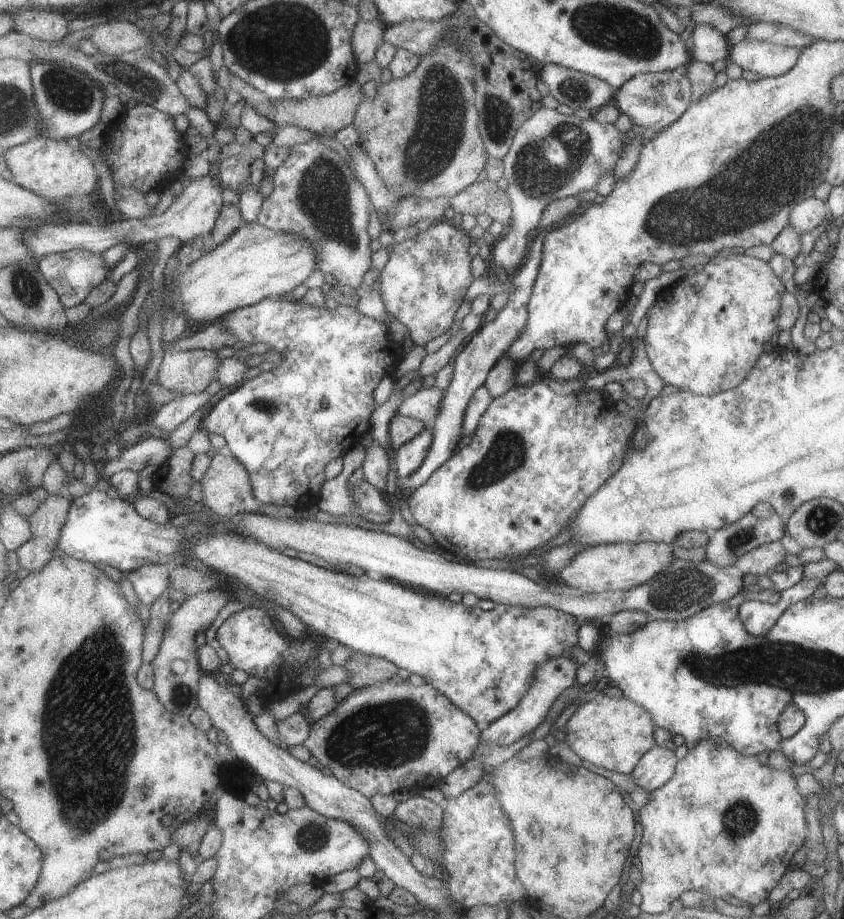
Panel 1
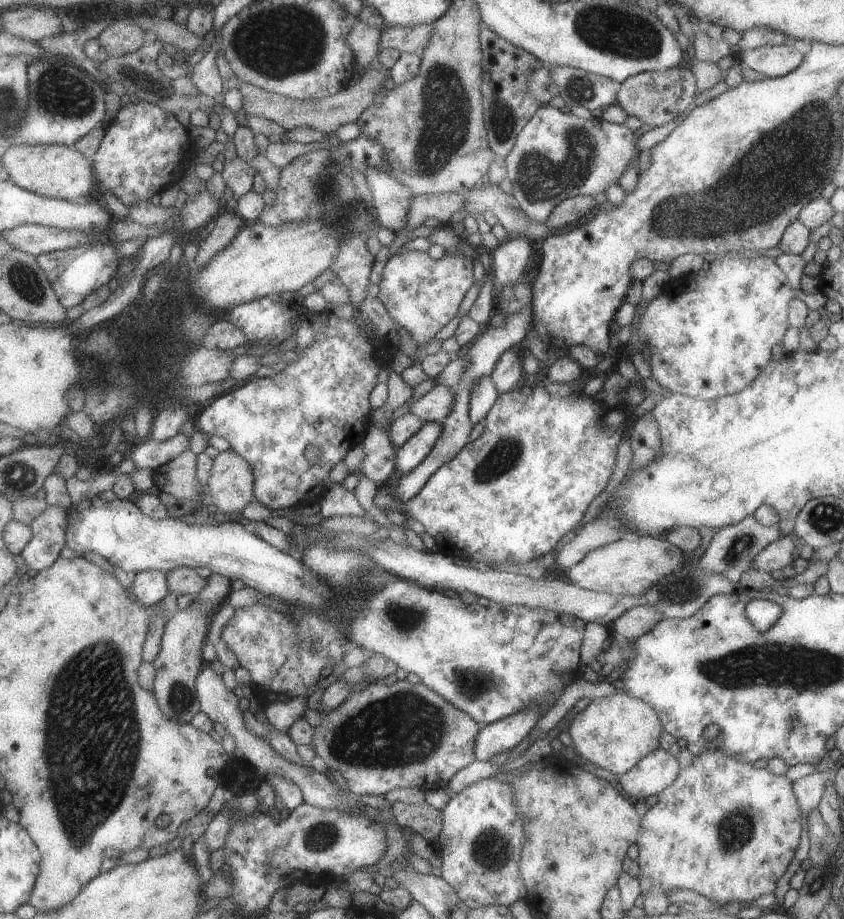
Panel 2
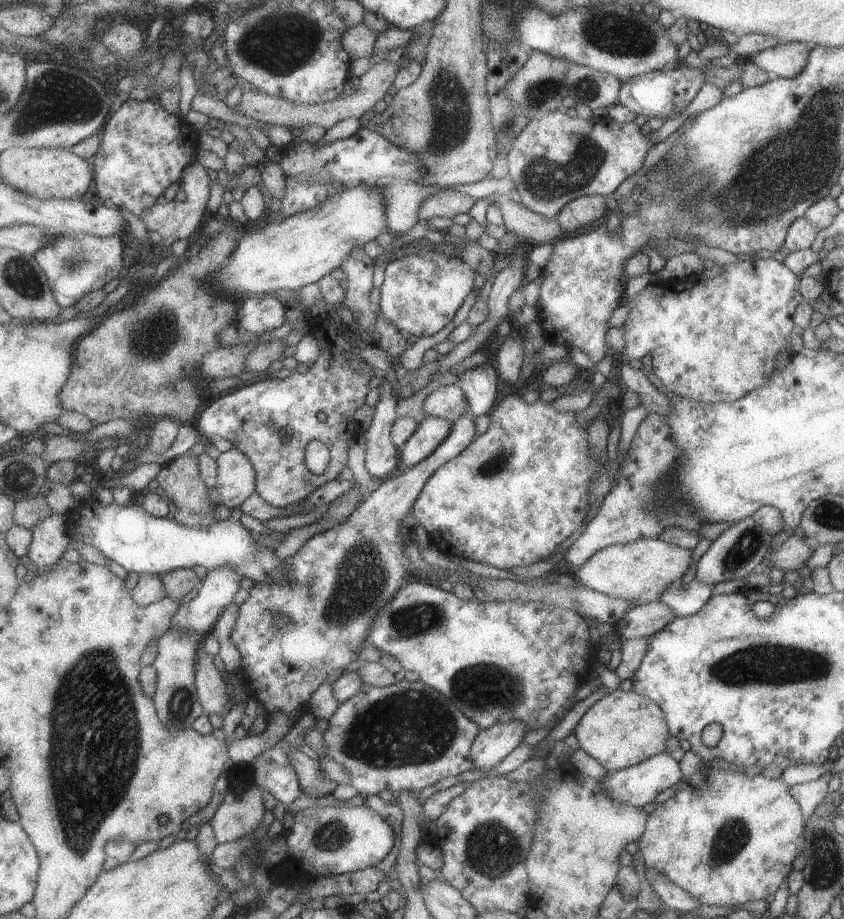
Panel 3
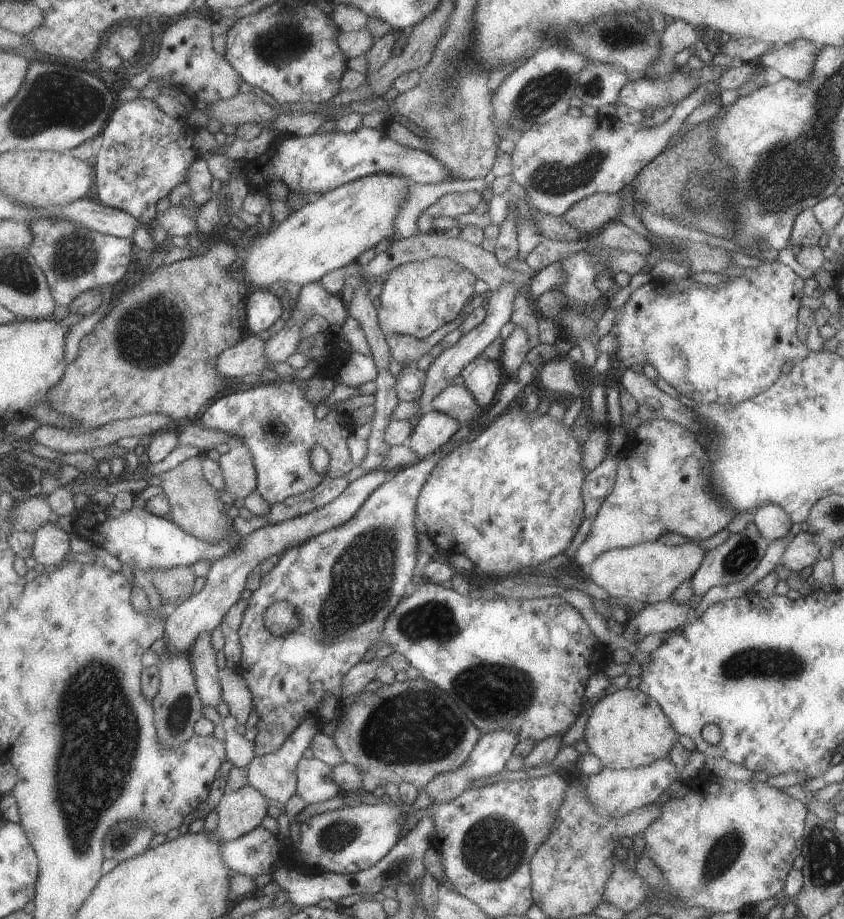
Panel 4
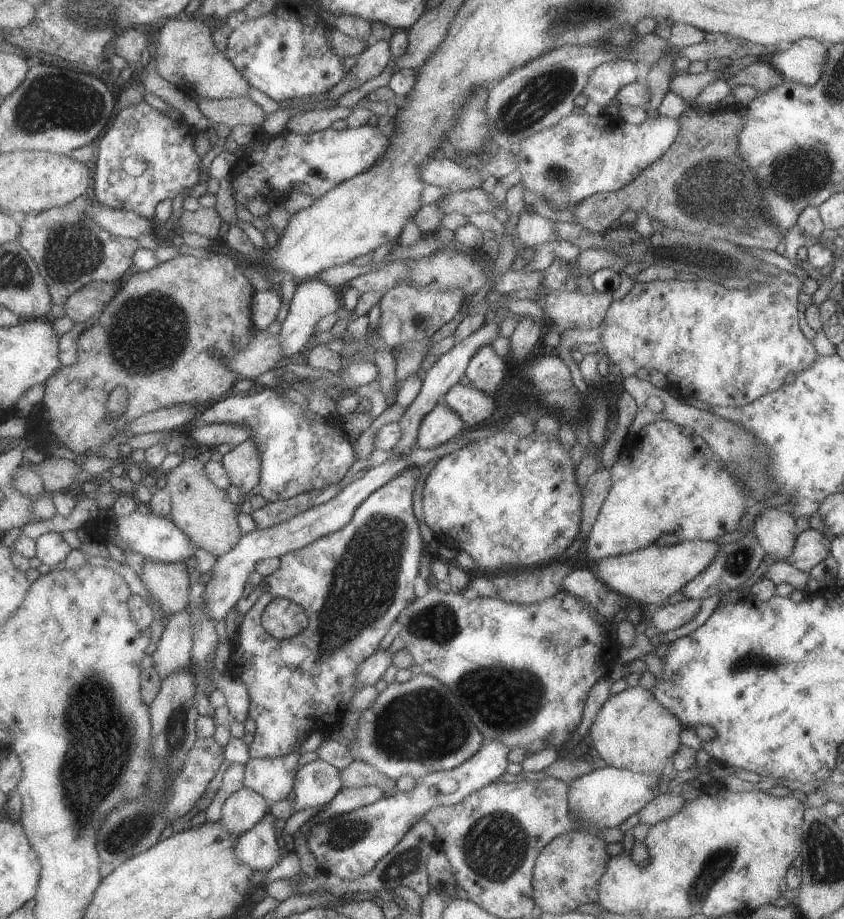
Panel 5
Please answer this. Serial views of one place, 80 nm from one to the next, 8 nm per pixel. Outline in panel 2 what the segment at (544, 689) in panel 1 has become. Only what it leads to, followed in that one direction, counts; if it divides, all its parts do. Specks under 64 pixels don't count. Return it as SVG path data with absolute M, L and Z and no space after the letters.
M530 705L515 715L506 716L496 720L495 723L486 724L476 735L475 760L489 761L500 753L509 752L517 746L529 731L536 726L537 719L541 716L538 707Z

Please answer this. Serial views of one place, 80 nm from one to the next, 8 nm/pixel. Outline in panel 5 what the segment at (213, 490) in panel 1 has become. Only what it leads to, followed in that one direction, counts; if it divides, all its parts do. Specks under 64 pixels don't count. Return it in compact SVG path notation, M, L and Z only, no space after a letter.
M249 439L236 446L231 452L223 456L223 464L227 467L232 478L233 486L240 488L244 494L253 490L255 486L260 486L262 479L261 453L255 439Z

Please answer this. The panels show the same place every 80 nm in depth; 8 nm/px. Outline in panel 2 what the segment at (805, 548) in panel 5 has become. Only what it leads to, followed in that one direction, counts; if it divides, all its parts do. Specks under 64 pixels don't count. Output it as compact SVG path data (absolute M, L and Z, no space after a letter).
M780 536L757 554L751 563L751 567L755 570L770 573L772 570L783 568L783 566L792 566L793 560L797 557L799 557L799 554L791 539Z

